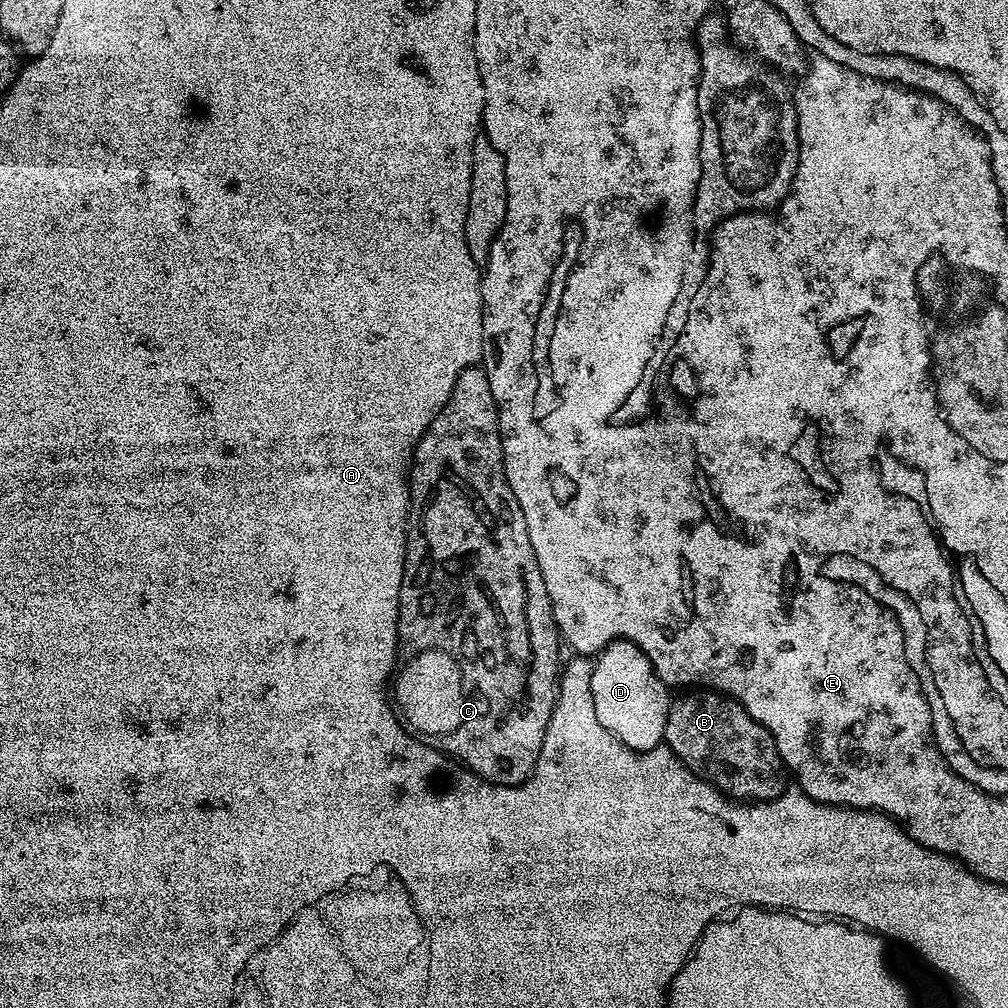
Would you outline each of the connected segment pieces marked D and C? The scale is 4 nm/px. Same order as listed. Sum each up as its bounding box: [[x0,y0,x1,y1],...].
[[590,640,670,752],[394,367,562,784]]

